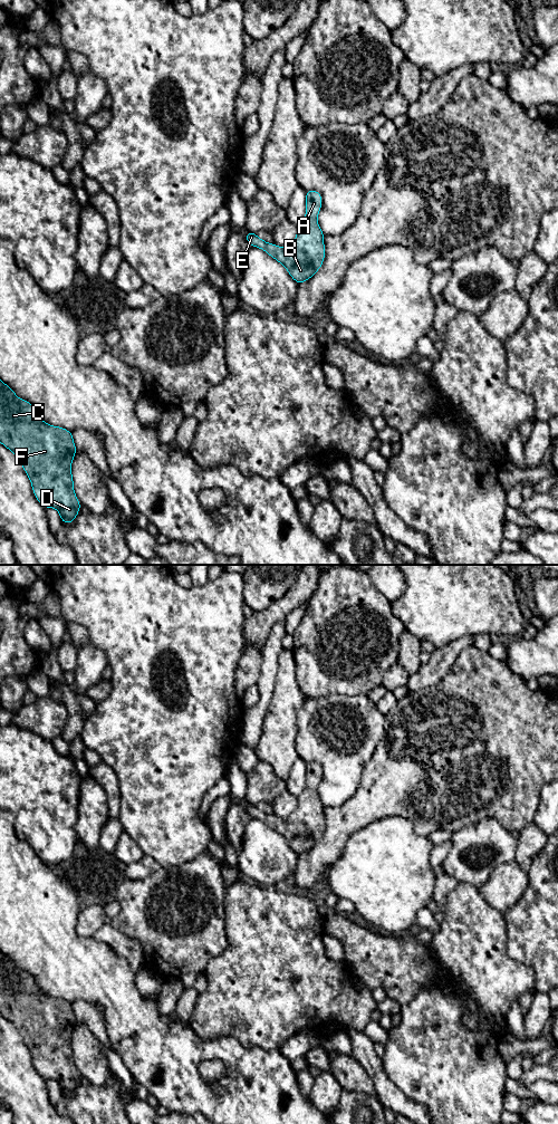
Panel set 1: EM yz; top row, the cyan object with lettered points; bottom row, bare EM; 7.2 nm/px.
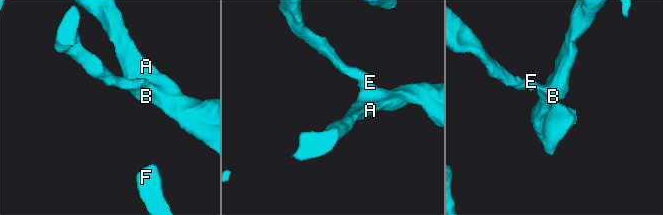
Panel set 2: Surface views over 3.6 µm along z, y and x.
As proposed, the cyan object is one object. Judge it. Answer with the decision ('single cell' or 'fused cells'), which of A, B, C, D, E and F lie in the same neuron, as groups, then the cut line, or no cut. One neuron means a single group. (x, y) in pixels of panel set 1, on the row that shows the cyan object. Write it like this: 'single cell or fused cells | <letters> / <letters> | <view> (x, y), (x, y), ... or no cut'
single cell | A B C D E F | no cut

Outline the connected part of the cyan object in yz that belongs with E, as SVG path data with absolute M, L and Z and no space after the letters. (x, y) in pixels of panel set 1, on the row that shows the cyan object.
M306 191L306 215L297 225L295 241L287 247L268 243L250 231L246 234L246 240L250 247L264 250L285 266L298 285L306 282L321 268L326 256L325 234L317 221L321 204L323 199L318 191Z

